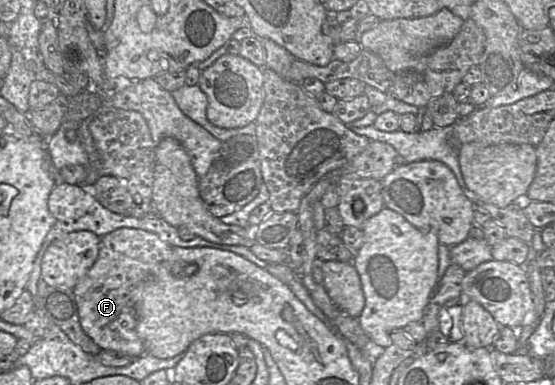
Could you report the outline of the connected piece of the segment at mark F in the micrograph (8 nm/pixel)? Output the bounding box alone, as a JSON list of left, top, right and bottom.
[73,228,188,358]

